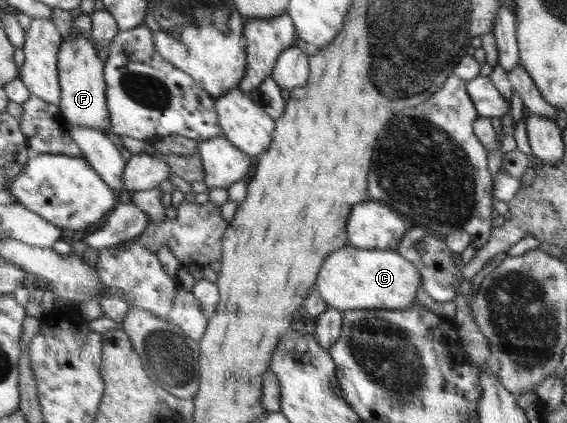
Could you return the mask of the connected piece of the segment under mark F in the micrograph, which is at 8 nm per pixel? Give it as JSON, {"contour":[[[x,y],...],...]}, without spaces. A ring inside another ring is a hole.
{"contour":[[[75,28],[72,36],[67,38],[61,44],[59,51],[59,84],[63,87],[63,99],[59,102],[59,109],[63,118],[69,124],[79,124],[80,126],[87,126],[98,131],[111,130],[111,120],[109,119],[109,108],[107,107],[107,96],[104,96],[104,90],[107,90],[107,84],[104,84],[102,78],[102,68],[105,68],[104,62],[98,60],[96,56],[96,48],[88,42],[88,38],[84,38],[82,33]]]}

